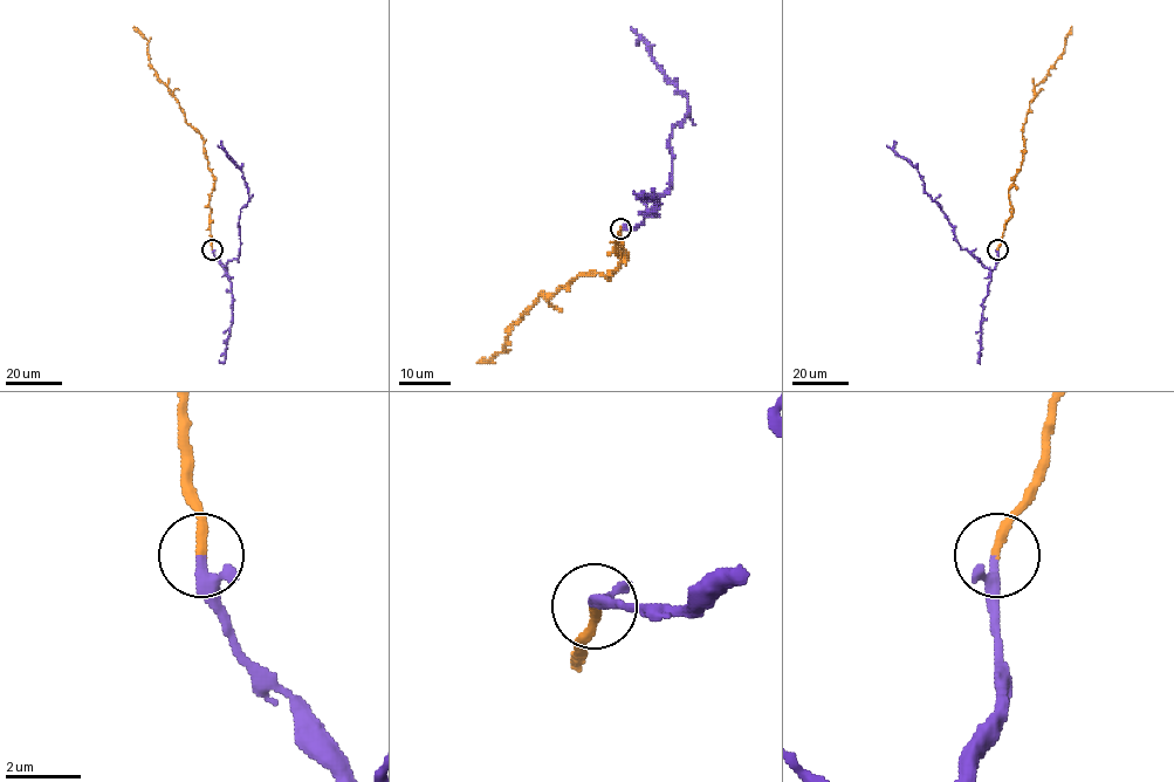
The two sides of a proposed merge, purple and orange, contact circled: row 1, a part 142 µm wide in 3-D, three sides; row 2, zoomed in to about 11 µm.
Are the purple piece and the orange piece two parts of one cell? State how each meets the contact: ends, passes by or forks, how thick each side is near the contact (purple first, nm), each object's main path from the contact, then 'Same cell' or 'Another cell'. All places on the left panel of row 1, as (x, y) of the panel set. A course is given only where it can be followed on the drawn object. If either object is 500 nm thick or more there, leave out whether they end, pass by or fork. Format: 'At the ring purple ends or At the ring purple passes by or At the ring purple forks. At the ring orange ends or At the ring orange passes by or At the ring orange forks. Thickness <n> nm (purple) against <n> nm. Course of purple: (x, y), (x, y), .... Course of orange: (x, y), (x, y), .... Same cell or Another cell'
At the ring purple passes by. At the ring orange ends. Thickness 240 nm (purple) against 240 nm. Course of purple: (212, 249), (225, 271), (226, 262), (238, 256), (238, 219), (249, 199), (241, 170), (217, 145). Course of orange: (212, 249), (214, 176), (204, 141), (149, 63), (149, 41), (134, 26). Same cell

